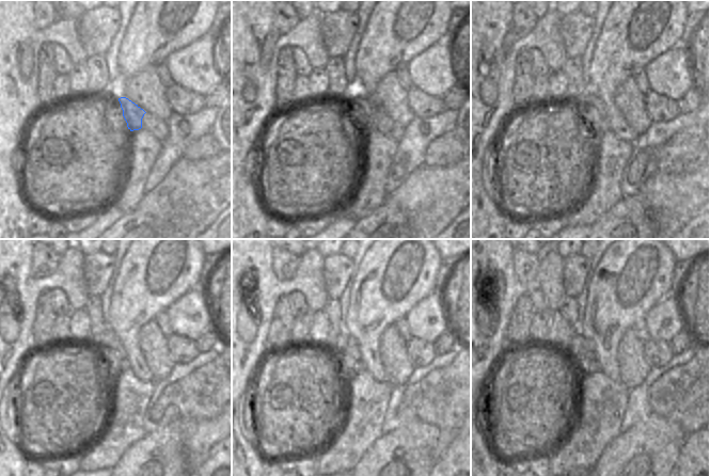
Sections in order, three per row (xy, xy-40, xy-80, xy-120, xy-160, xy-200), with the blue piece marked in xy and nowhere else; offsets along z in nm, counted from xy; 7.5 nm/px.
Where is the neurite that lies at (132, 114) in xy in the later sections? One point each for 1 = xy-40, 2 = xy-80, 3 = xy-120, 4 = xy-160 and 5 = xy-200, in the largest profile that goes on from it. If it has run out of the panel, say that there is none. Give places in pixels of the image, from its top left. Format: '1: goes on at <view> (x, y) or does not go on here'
1: goes on at xy-40 (367, 109)
2: goes on at xy-80 (596, 115)
3: goes on at xy-120 (112, 351)
4: goes on at xy-160 (345, 346)
5: goes on at xy-200 (582, 350)

